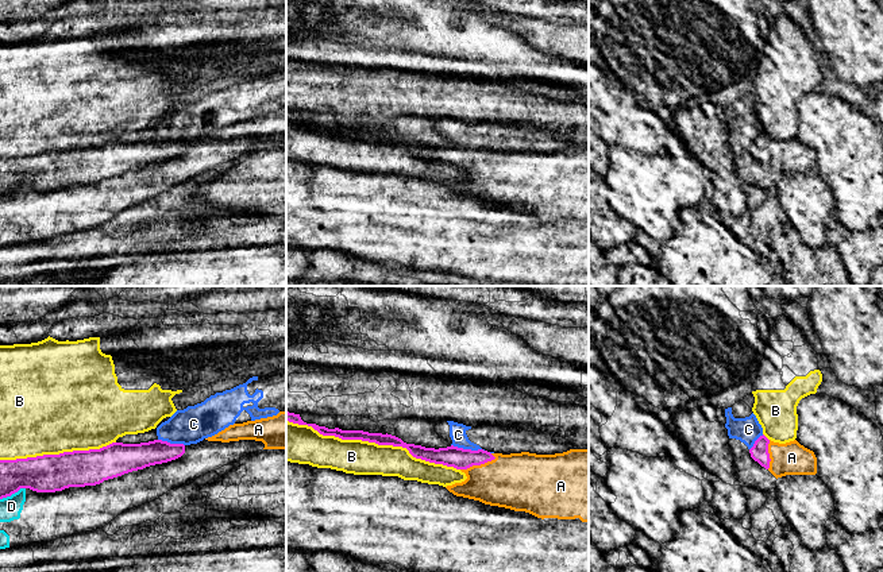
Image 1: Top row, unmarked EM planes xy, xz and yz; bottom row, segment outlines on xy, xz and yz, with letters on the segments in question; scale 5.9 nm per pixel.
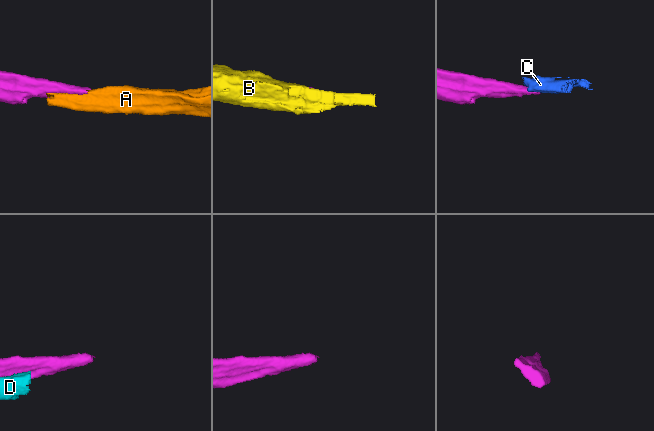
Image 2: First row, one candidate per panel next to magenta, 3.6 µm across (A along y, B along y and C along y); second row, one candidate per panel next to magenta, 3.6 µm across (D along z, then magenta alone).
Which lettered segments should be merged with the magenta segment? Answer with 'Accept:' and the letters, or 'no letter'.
Accept: A

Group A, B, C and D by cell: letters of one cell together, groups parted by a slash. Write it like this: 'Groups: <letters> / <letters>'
Groups: A / B / C D

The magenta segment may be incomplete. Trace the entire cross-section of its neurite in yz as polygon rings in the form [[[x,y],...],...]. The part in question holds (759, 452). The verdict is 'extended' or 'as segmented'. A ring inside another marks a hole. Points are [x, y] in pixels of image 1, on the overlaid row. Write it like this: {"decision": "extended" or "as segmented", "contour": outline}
{"decision": "extended", "contour": [[[760,436],[749,449],[751,457],[776,479],[786,475],[815,475],[817,457],[797,440],[779,444]]]}

